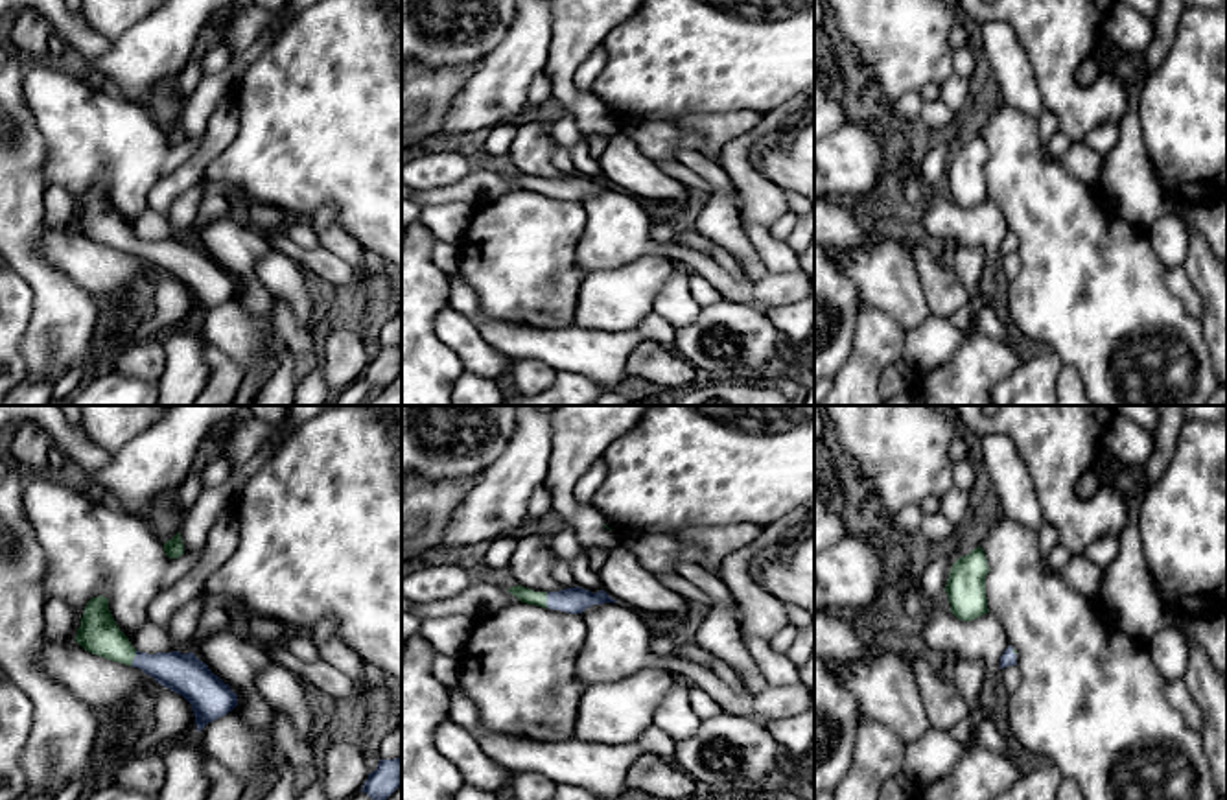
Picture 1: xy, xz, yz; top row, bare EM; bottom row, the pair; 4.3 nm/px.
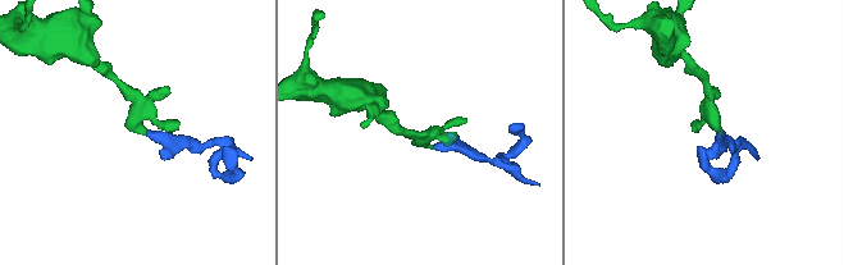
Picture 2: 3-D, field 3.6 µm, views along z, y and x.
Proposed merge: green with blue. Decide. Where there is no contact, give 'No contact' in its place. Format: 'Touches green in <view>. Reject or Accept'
Touches green in xy. Accept

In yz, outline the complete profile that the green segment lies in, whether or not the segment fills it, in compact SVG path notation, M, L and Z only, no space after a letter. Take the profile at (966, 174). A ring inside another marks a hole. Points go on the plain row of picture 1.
M980 133L952 151L945 179L951 199L958 206L973 208L989 199L986 184L987 160L987 146Z

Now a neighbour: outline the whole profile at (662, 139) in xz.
M672 120L625 124L621 125L621 135L656 162L676 160L682 151L700 151L704 146L698 133L682 129Z

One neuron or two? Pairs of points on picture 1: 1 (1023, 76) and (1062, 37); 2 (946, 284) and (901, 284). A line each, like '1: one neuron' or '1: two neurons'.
1: two neurons
2: two neurons

